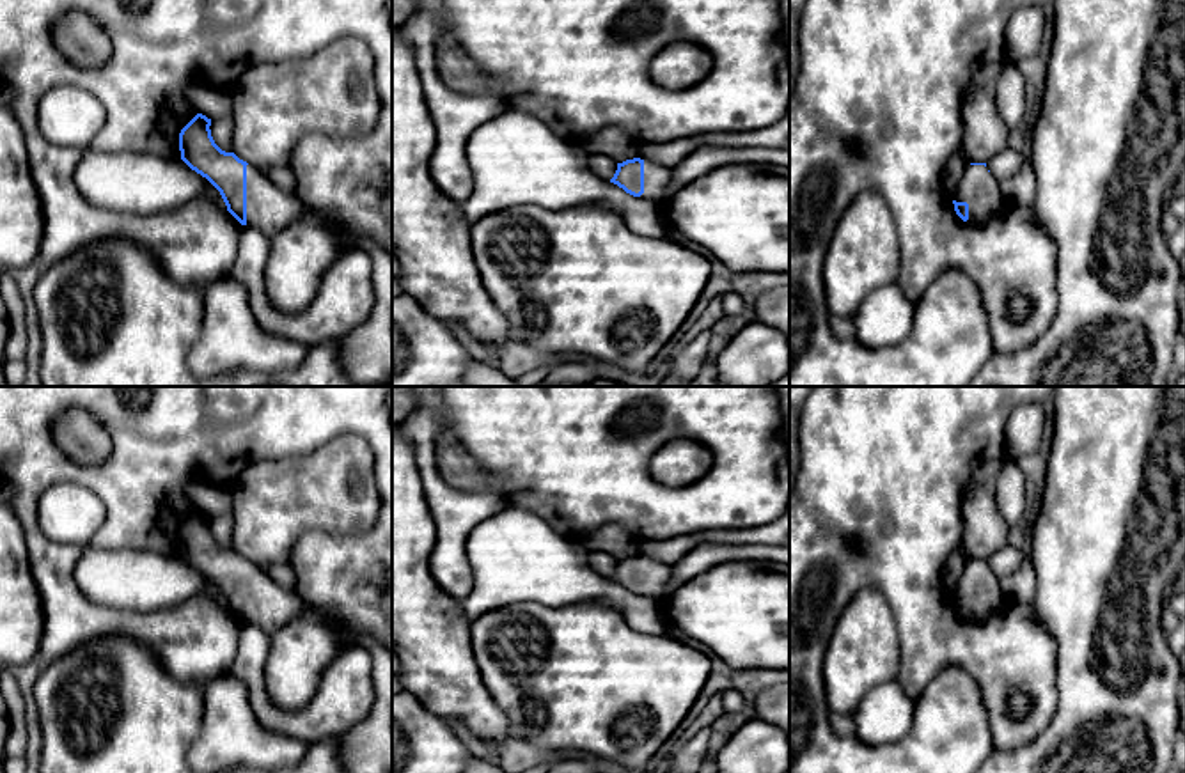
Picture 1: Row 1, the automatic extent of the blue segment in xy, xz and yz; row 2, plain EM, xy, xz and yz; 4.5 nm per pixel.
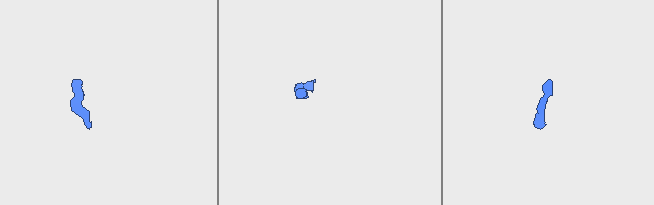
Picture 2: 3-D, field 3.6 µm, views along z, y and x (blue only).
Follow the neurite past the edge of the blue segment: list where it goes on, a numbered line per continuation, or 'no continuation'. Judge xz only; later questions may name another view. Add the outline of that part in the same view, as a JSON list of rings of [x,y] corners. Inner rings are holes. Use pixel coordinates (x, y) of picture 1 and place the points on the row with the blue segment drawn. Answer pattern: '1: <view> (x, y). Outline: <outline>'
1: xz (657, 178). Outline: [[[644,160],[644,193],[639,199],[662,202],[672,183],[672,168]]]

